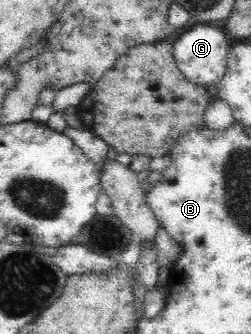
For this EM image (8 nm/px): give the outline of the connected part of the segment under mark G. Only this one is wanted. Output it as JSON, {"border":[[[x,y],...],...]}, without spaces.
{"border":[[[200,23],[197,26],[190,27],[173,43],[173,57],[177,69],[189,83],[204,87],[213,94],[228,71],[229,52],[230,47],[224,32],[220,28]]]}

